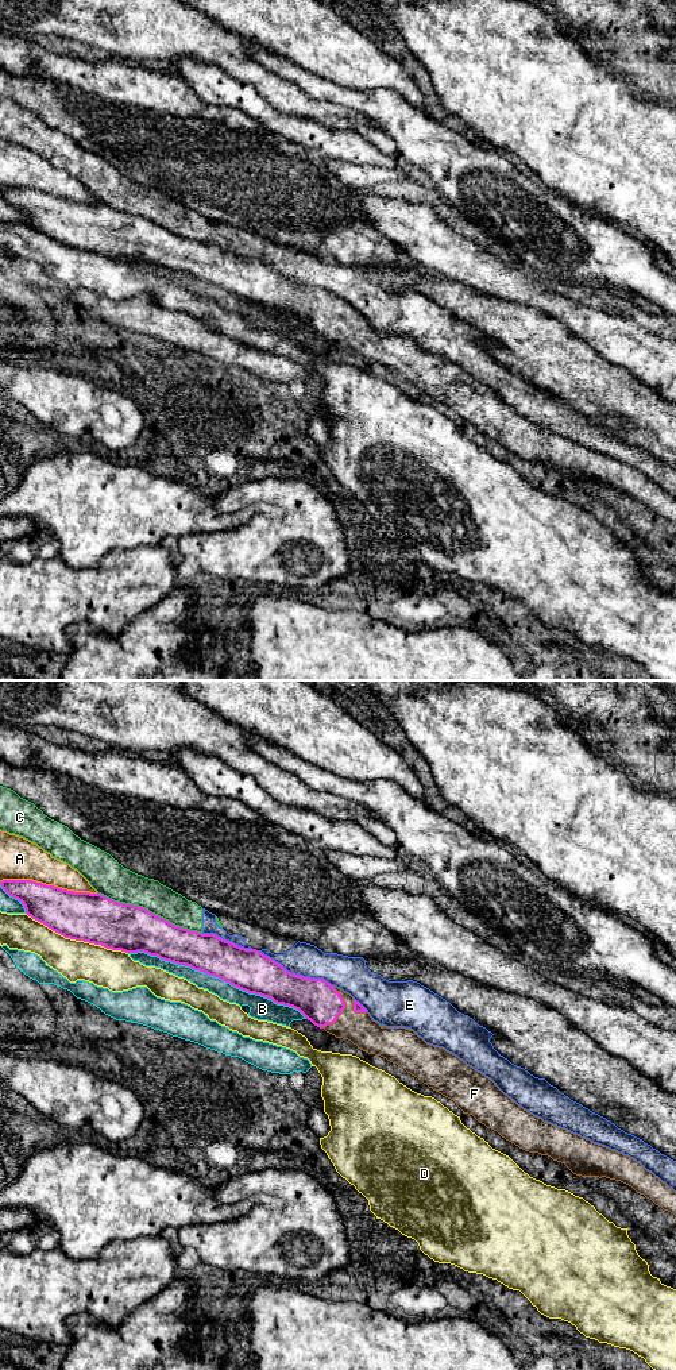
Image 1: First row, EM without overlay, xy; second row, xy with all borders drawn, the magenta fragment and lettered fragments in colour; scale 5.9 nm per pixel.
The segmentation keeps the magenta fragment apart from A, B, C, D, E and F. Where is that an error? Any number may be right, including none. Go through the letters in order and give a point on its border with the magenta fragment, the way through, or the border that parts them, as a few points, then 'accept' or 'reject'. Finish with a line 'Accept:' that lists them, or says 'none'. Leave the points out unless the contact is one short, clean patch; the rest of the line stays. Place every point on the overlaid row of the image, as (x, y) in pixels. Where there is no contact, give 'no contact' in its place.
A: xy (49, 886) | reject
B: xy (217, 976) | reject
C: xy (149, 911) | reject
D: xy (77, 940) | reject
E: xy (294, 973) | reject
F: xy (342, 1011) | accept
Accept: F

